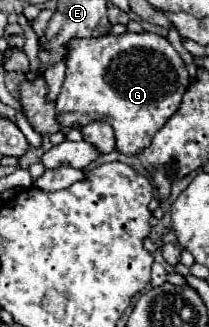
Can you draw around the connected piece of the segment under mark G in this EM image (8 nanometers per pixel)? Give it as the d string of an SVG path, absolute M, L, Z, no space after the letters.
M122 33L100 39L72 39L70 55L66 59L66 79L56 99L56 113L62 127L74 123L86 125L90 121L104 121L116 133L116 149L124 155L136 155L152 143L156 131L178 111L182 95L190 85L186 65L168 39L156 33Z

